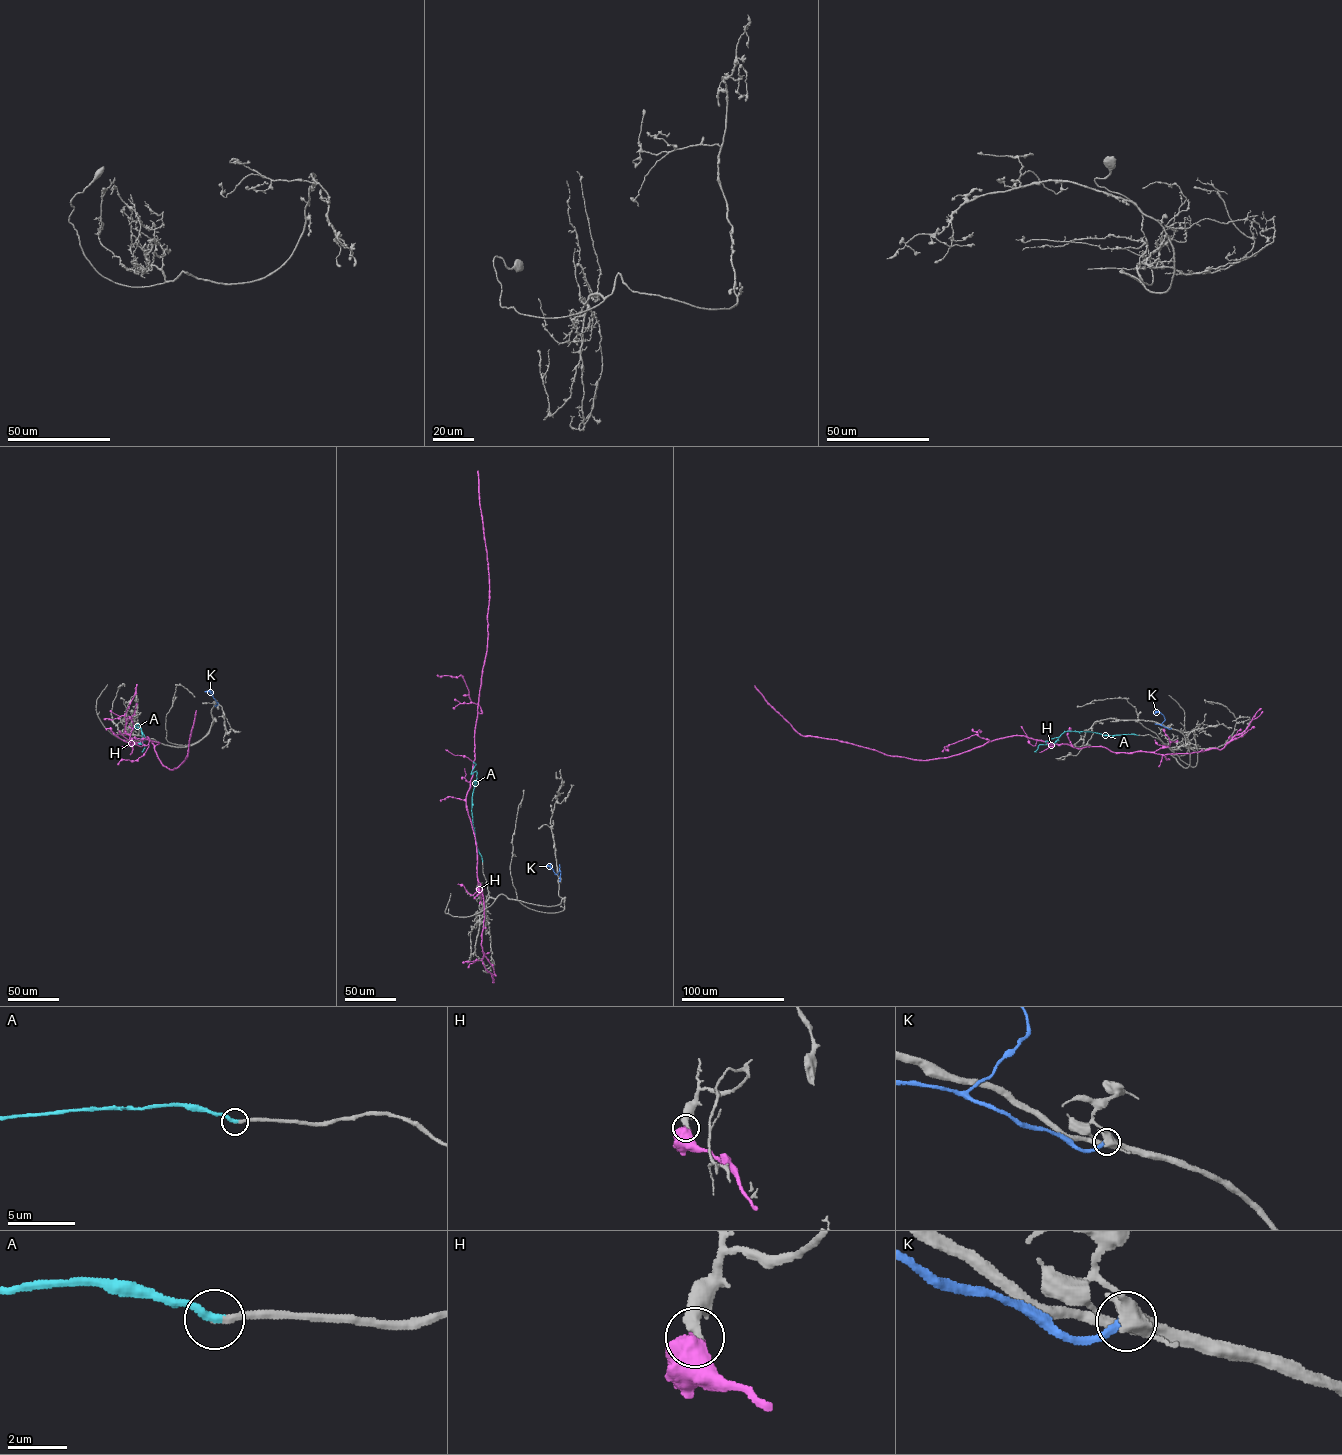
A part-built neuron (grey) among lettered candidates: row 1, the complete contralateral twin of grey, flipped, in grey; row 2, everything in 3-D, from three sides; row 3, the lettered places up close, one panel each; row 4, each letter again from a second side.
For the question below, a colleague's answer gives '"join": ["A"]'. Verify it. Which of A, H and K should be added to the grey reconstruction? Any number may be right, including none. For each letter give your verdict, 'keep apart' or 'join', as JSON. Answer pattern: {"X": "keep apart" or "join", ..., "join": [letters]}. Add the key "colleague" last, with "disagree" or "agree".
{"A": "join", "H": "keep apart", "K": "keep apart", "join": ["A"], "colleague": "agree"}

